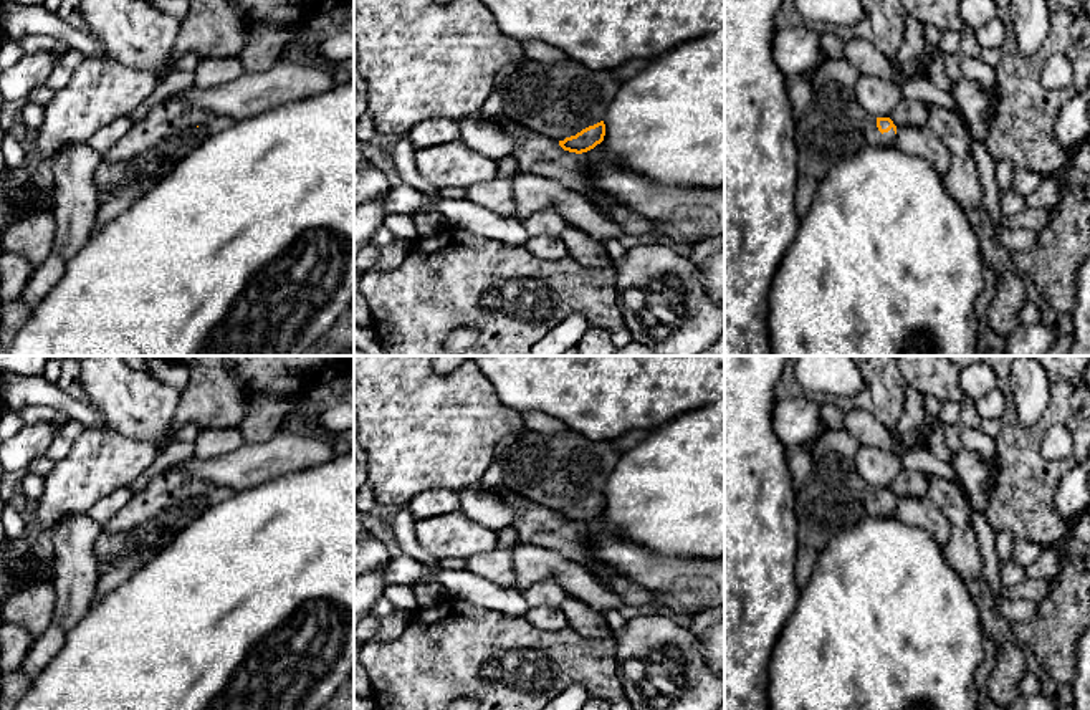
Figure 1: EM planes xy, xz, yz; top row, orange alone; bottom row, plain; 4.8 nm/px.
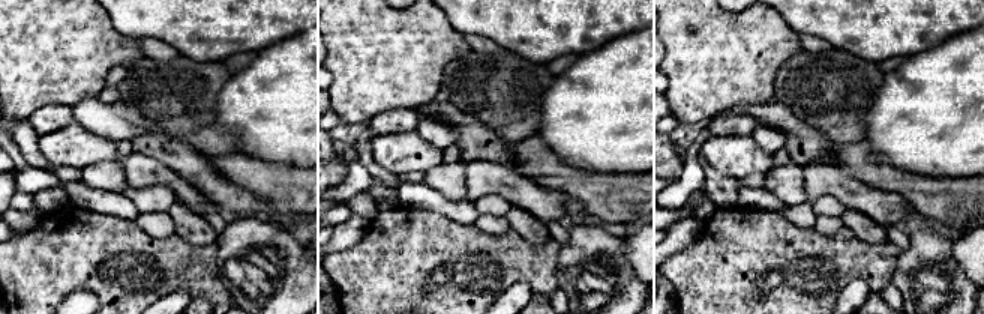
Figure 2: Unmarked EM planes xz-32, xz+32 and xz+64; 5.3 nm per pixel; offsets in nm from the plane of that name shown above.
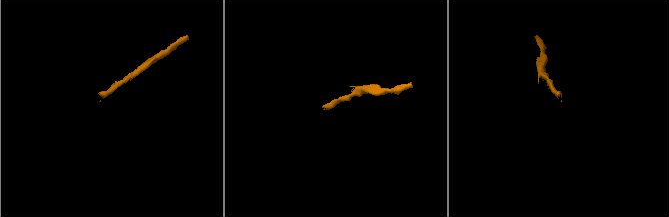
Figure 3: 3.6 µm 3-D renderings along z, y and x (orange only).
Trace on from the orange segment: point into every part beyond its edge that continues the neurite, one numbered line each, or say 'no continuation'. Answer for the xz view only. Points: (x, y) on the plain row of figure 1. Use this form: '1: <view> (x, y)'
1: xz (553, 470)

